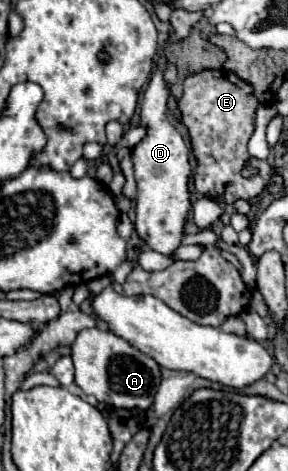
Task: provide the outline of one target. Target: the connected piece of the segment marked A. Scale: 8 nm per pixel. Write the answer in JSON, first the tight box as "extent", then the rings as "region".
{"extent":[70,327,162,411],"region":[[[98,327],[82,329],[70,349],[72,349],[70,357],[76,369],[74,383],[86,395],[94,395],[98,401],[122,409],[146,411],[152,405],[154,393],[162,381],[160,365],[152,357],[140,353],[128,341],[120,339],[112,331]]]}

